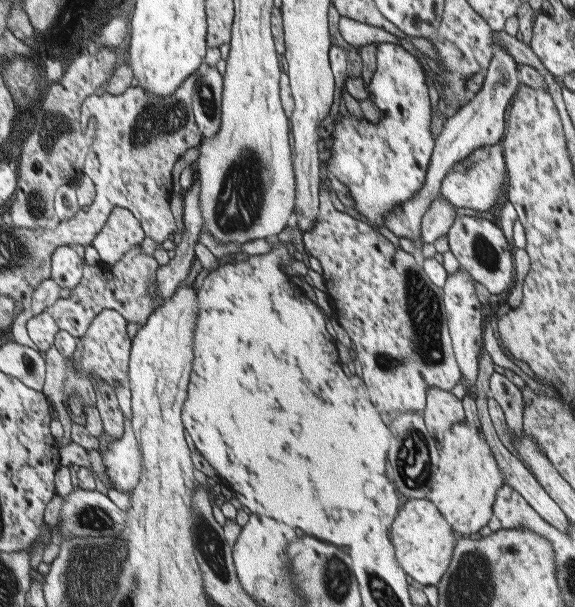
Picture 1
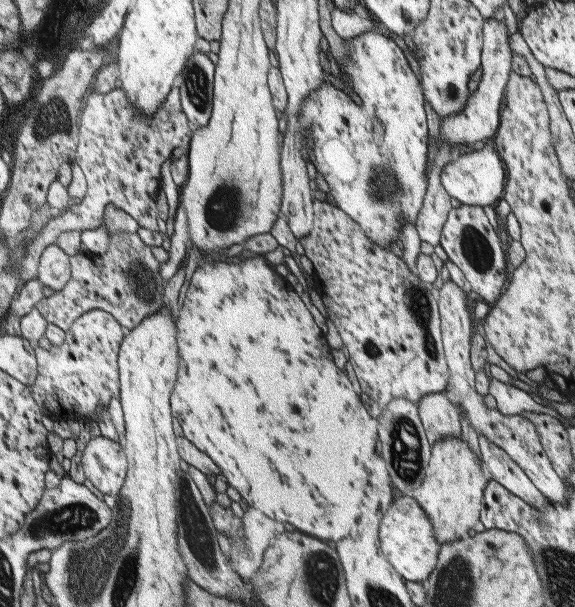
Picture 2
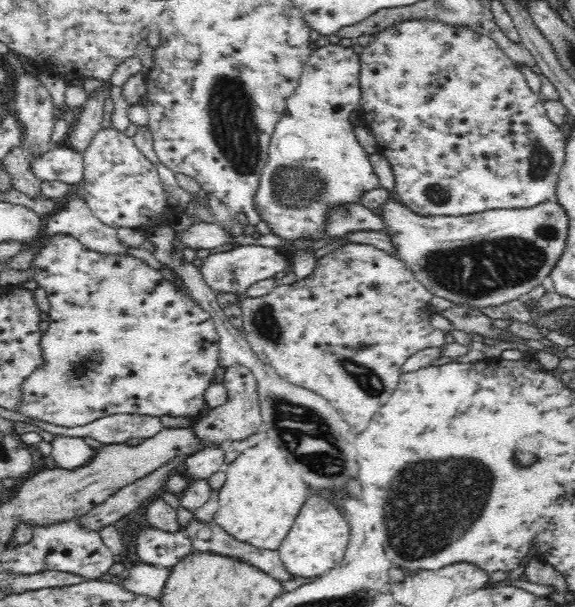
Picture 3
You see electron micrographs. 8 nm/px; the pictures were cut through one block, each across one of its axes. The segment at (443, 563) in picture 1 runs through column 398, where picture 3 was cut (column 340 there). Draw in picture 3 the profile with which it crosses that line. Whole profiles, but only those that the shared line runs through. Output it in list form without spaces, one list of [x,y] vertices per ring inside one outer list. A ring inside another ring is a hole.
[[[320,496],[308,498],[299,514],[284,542],[276,548],[277,554],[287,571],[295,576],[302,578],[321,575],[345,559],[345,550],[353,543],[352,526],[330,500]]]

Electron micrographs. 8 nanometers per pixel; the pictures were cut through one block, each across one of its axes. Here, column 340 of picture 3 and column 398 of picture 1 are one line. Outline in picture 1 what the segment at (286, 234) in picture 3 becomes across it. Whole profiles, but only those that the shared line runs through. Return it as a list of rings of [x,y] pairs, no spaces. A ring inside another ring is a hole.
[[[390,42],[378,43],[375,72],[366,85],[368,99],[380,109],[379,123],[343,116],[335,108],[327,122],[325,136],[331,143],[331,156],[325,161],[330,176],[349,189],[355,210],[369,224],[383,225],[383,219],[395,207],[406,203],[425,185],[433,140],[429,132],[428,86],[419,62]]]

